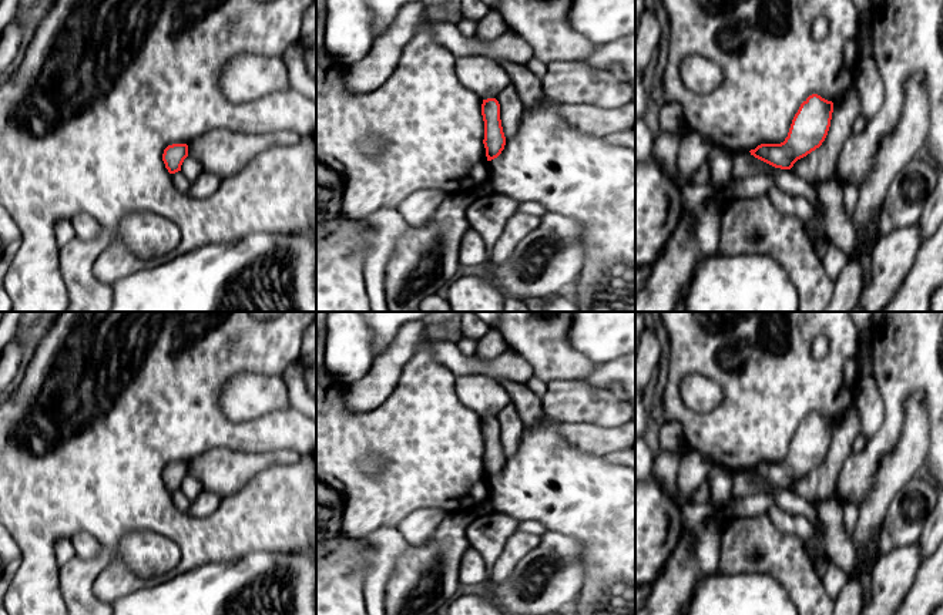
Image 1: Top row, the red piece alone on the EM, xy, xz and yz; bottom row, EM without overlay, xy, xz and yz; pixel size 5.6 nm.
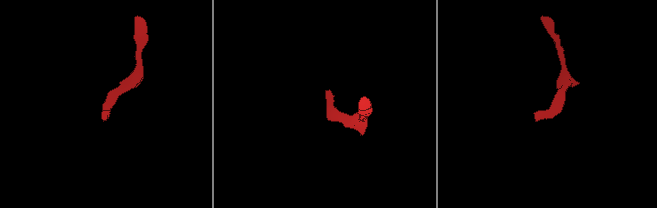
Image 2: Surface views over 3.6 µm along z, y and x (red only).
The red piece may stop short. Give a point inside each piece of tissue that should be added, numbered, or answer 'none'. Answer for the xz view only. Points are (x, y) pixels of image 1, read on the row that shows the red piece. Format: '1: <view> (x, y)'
1: xz (483, 76)

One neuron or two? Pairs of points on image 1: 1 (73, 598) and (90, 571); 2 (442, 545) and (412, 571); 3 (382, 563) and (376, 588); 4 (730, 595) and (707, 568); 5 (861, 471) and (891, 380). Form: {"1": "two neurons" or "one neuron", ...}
{"1": "one neuron", "2": "one neuron", "3": "one neuron", "4": "two neurons", "5": "one neuron"}

